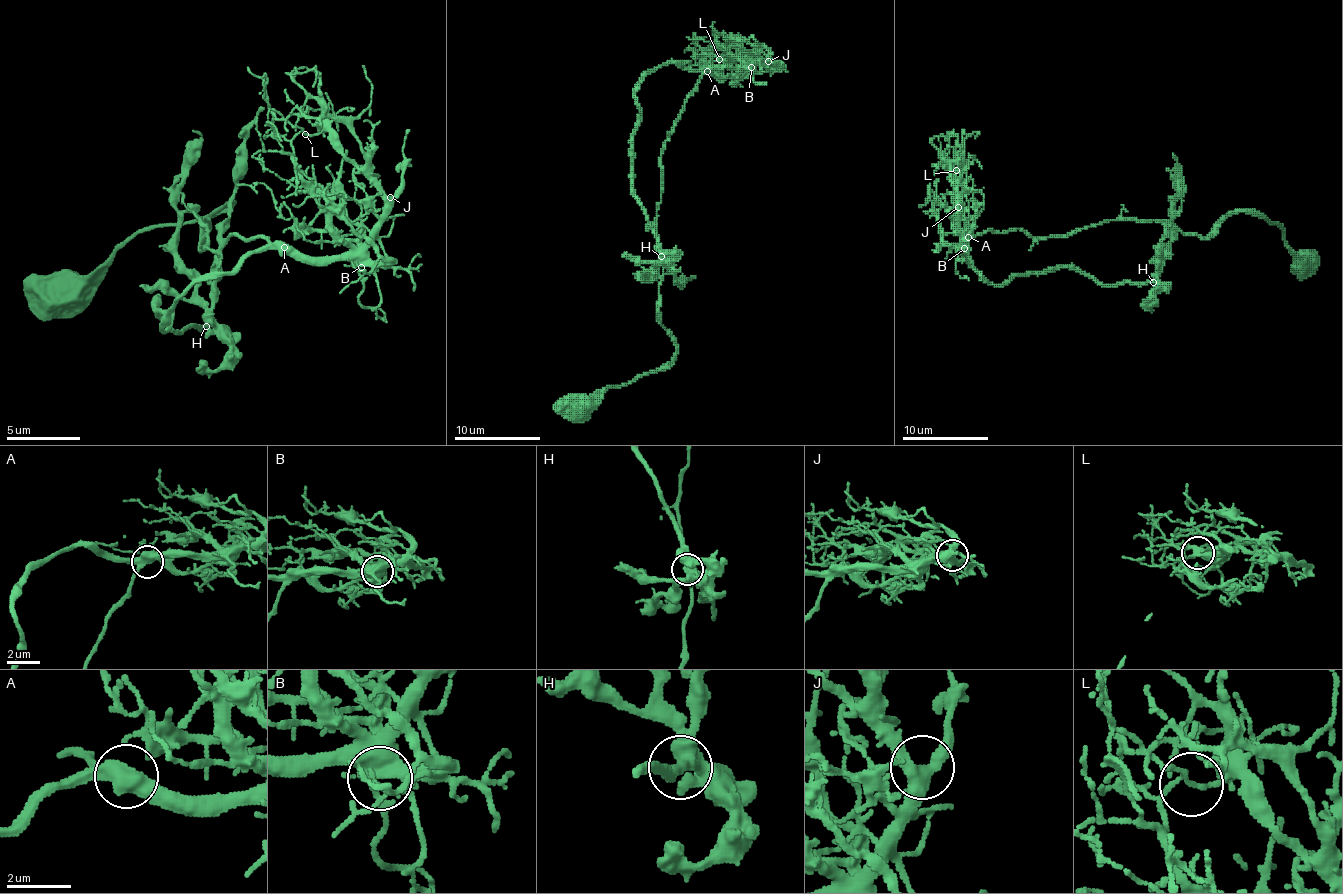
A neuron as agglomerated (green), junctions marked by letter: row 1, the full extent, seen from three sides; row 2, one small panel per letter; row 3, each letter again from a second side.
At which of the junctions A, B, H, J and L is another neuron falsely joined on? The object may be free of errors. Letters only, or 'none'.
none

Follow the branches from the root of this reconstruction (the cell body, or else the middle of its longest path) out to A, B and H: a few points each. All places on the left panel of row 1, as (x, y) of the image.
A: (206, 230), (210, 248), (217, 248), (232, 233), (246, 241), (261, 237), (269, 245), (283, 248)
B: (206, 230), (210, 248), (217, 248), (235, 233), (246, 241), (261, 237), (287, 256), (353, 259), (361, 267)
H: (206, 230), (199, 219), (206, 219), (217, 230), (206, 326)

